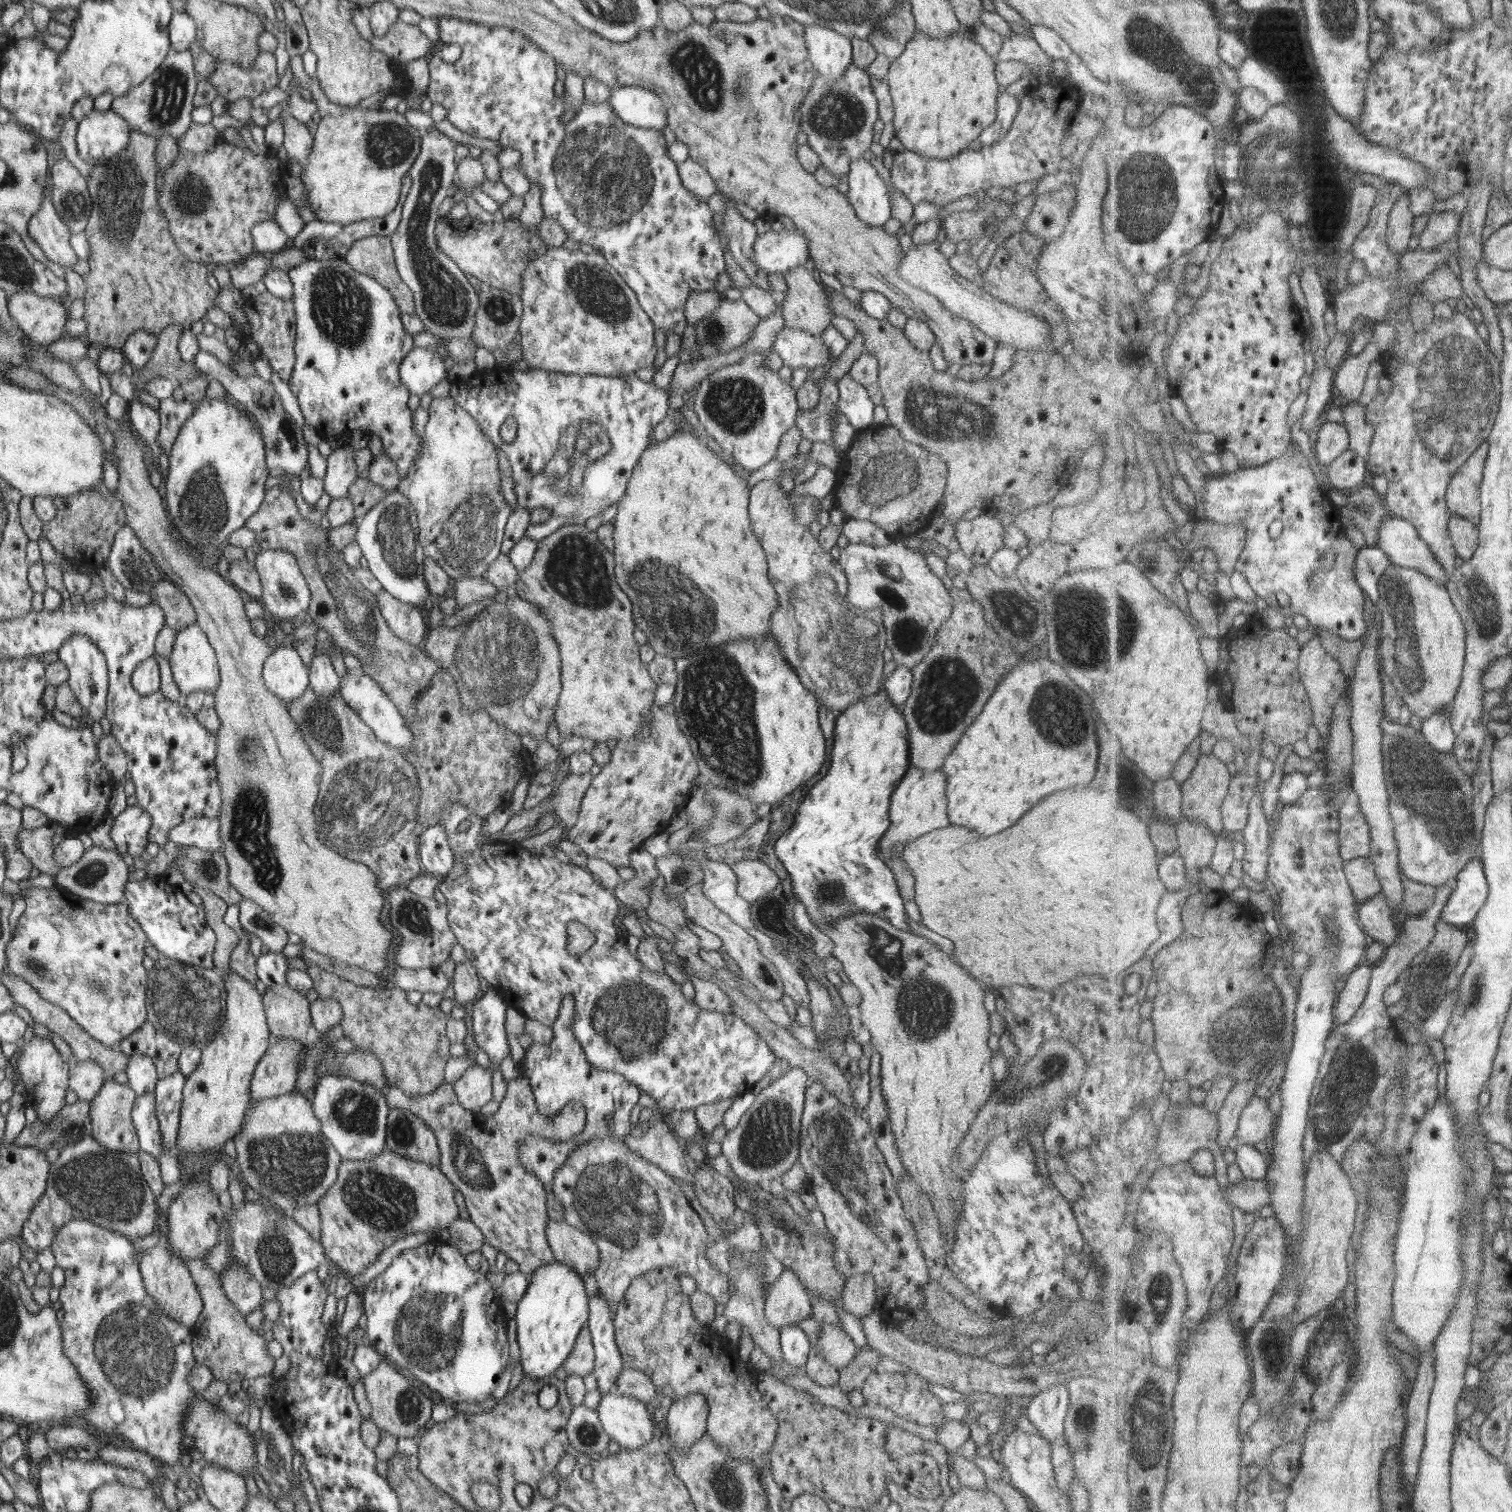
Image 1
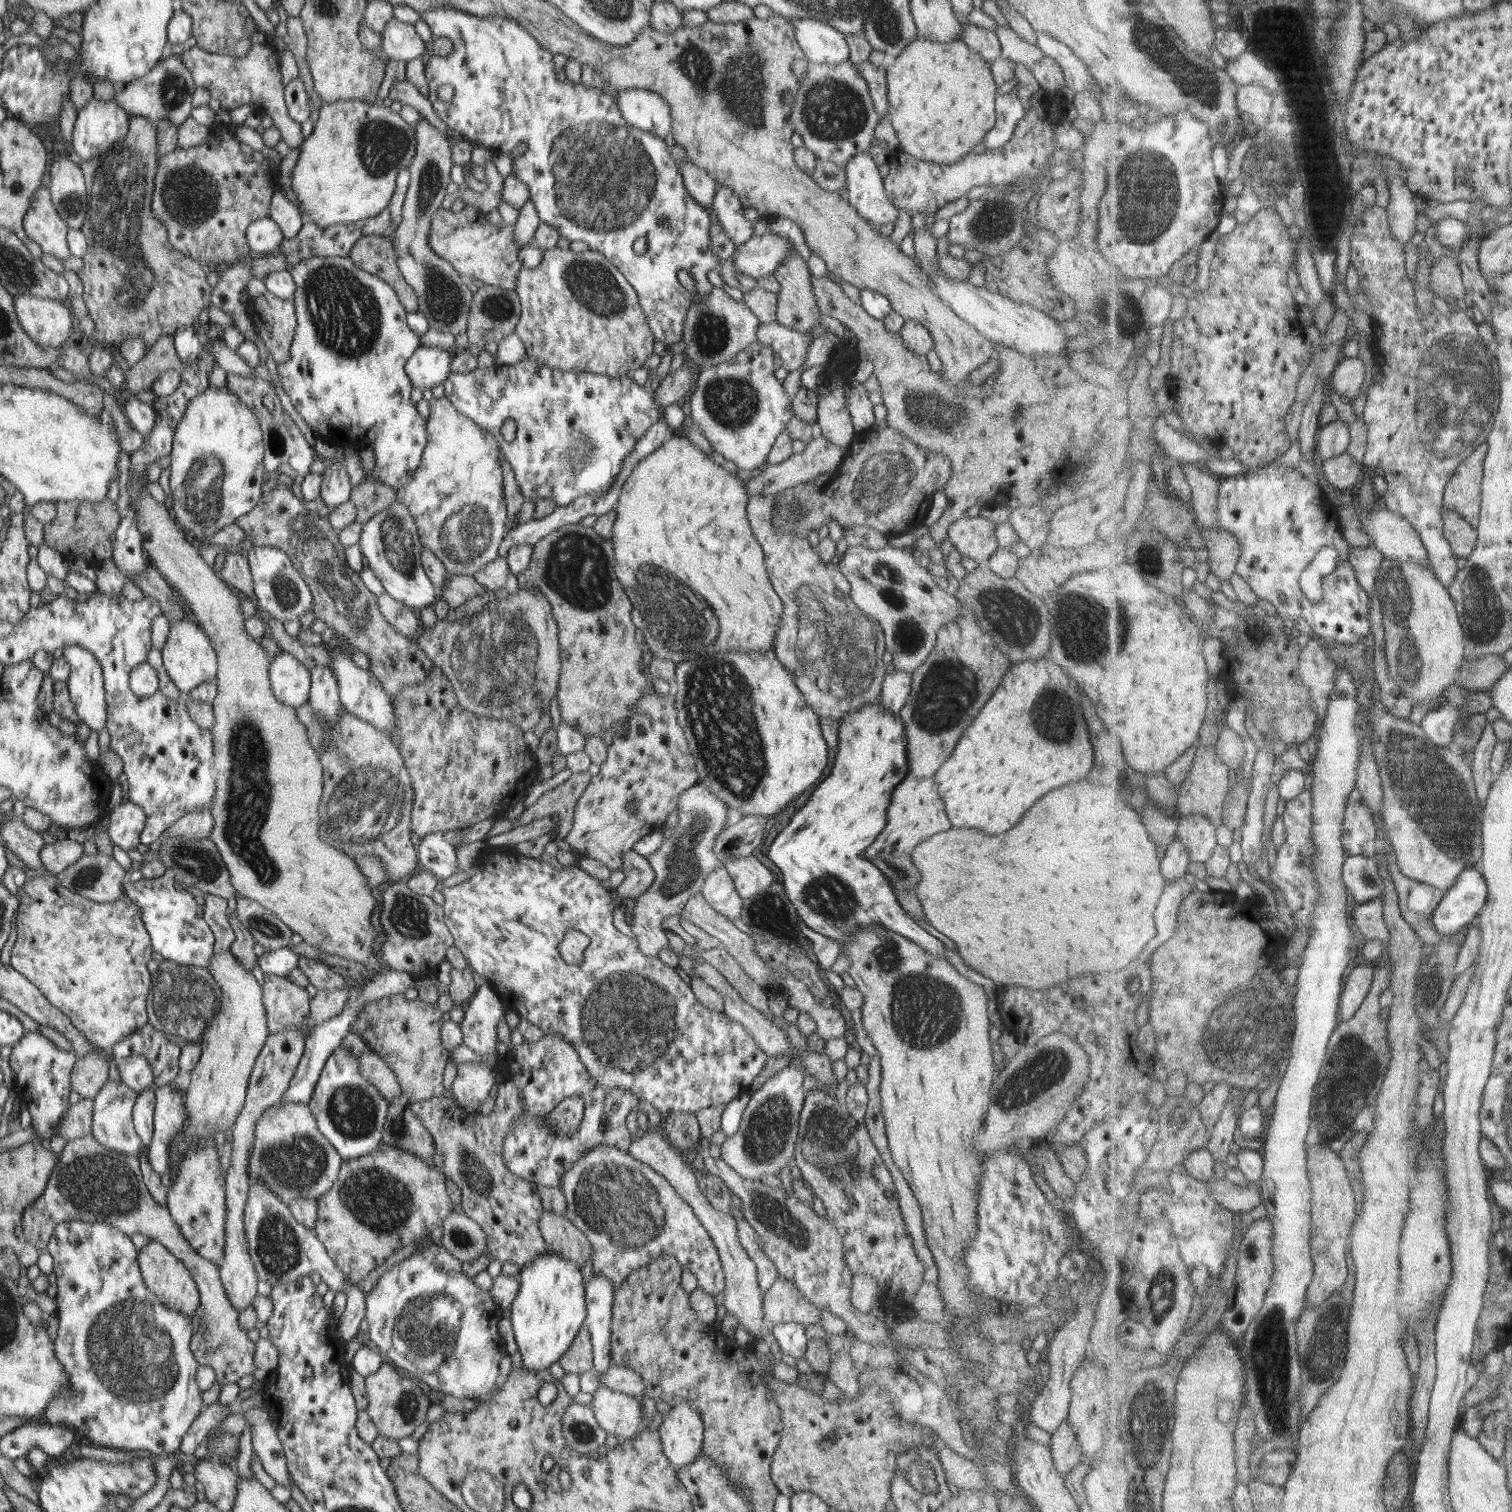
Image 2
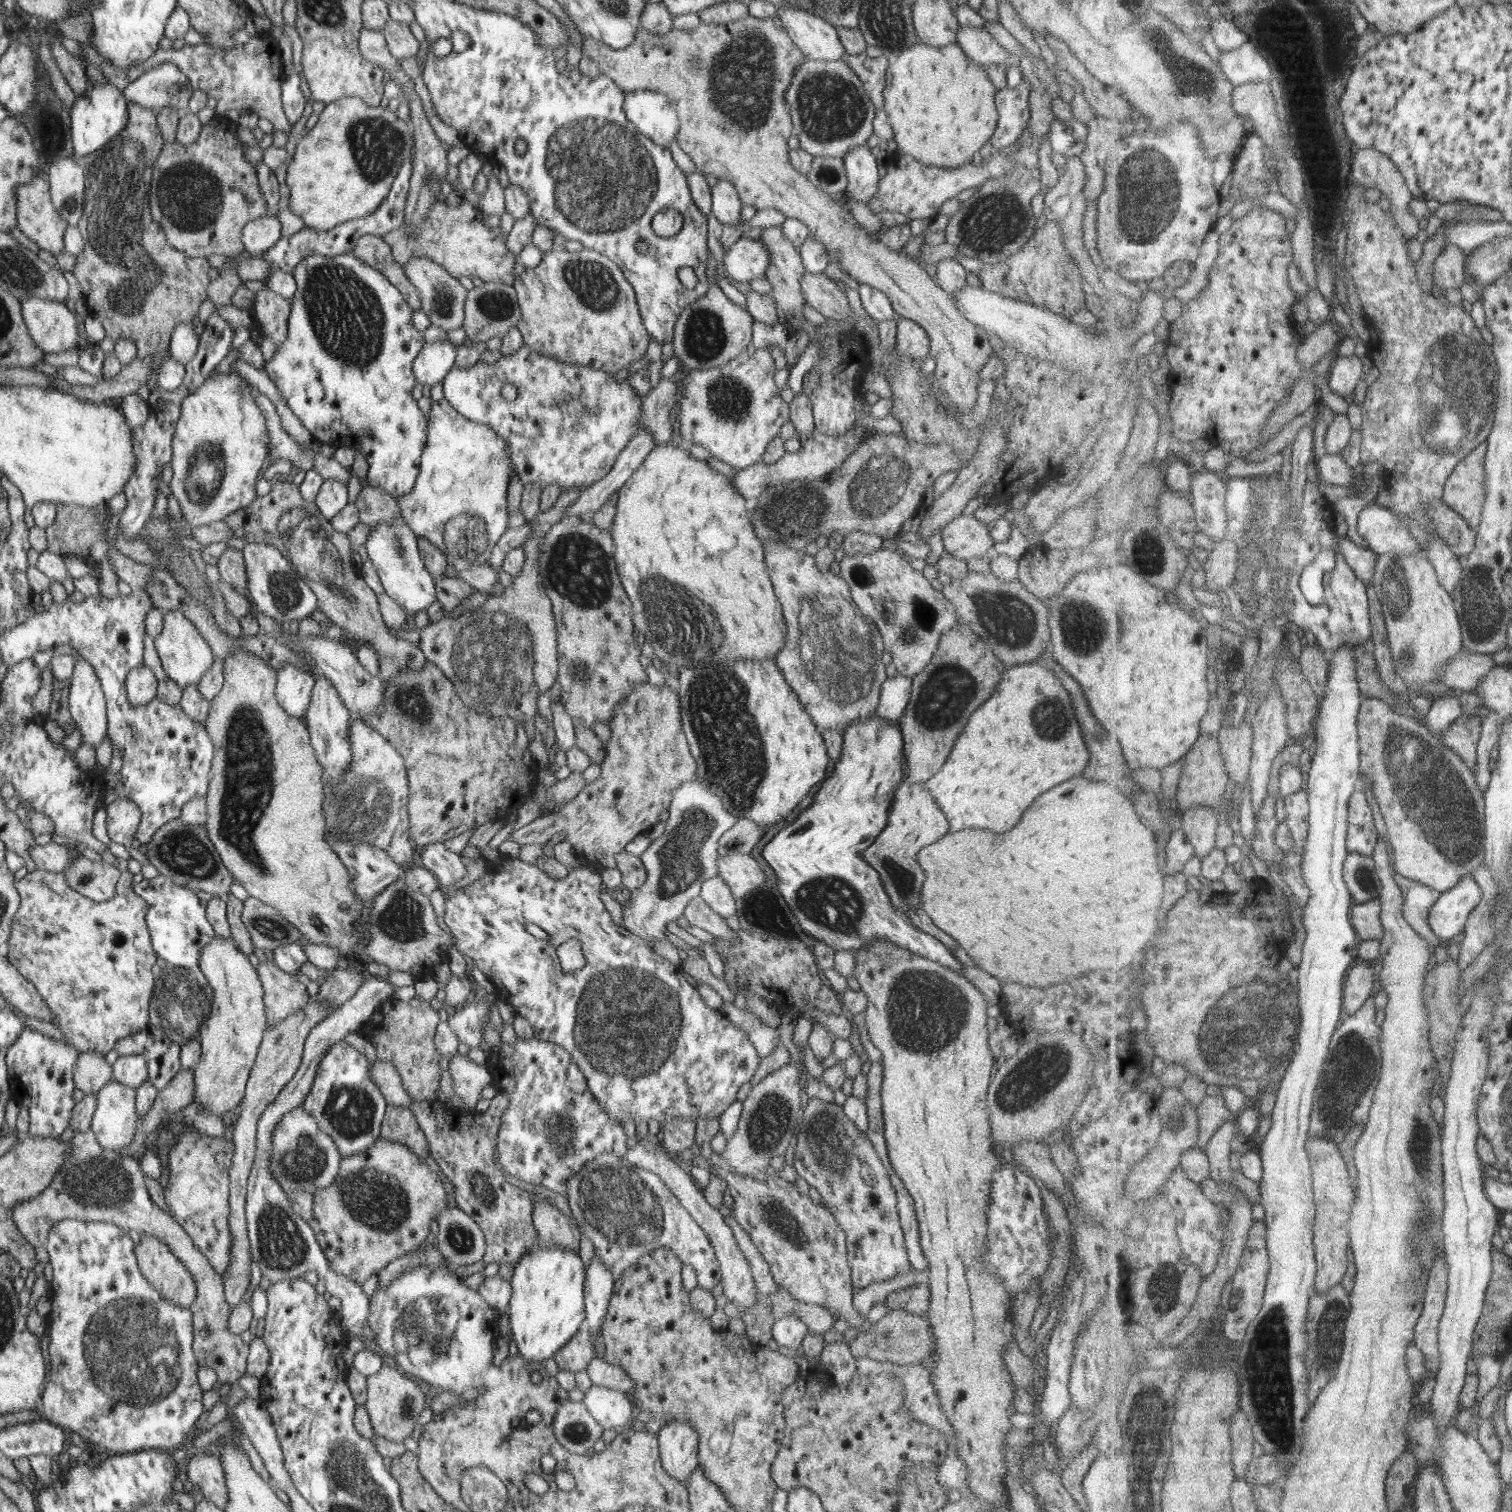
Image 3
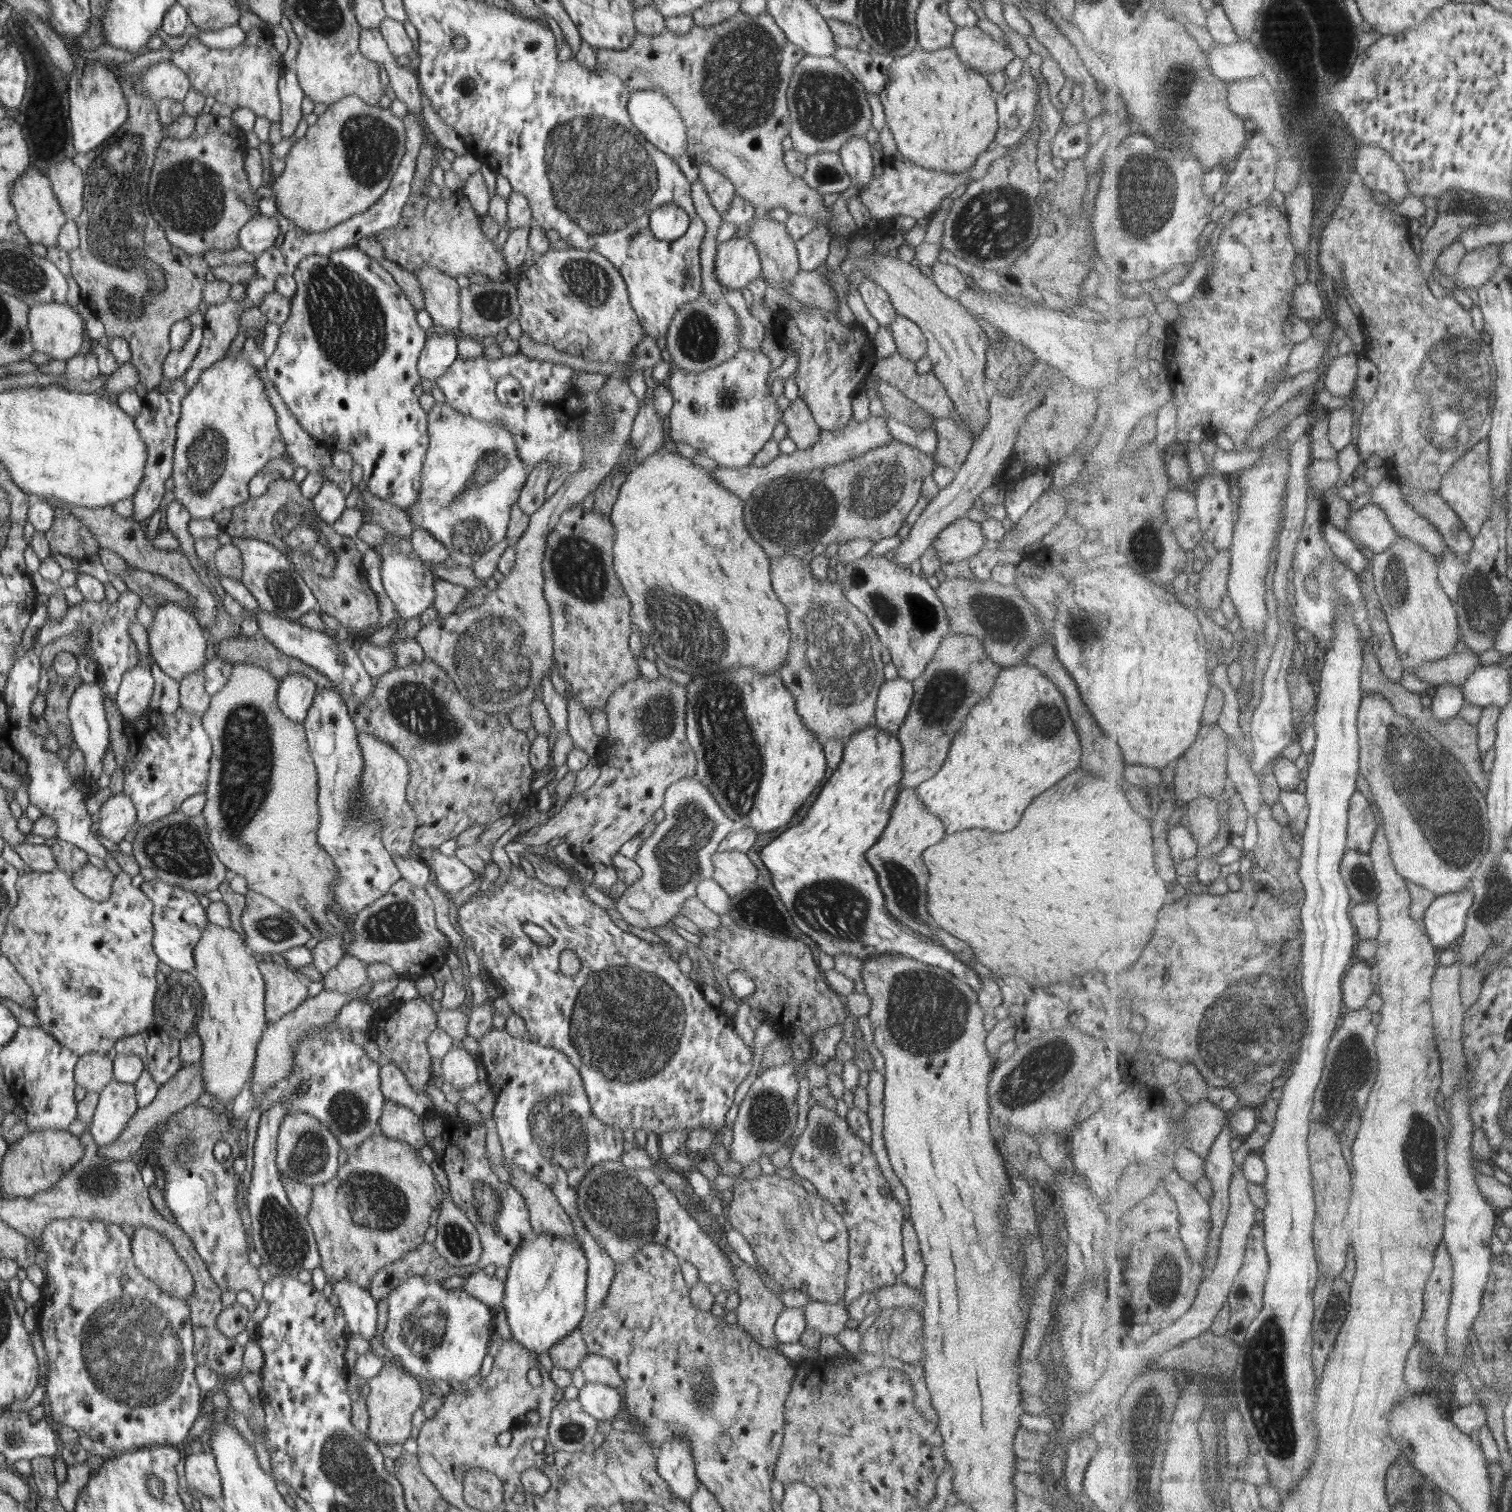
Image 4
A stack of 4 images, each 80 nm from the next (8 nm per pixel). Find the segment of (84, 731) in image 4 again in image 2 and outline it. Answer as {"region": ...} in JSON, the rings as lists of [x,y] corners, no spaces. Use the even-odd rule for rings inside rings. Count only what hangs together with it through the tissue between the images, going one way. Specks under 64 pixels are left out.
{"region":[[[79,644],[63,647],[63,658],[70,665],[67,683],[80,722],[97,732],[102,730],[107,726],[102,665],[94,653]]]}

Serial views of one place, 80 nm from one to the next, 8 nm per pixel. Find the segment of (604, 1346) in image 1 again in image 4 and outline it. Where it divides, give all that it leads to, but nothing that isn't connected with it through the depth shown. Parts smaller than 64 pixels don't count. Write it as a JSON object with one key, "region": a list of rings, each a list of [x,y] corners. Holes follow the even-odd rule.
{"region":[[[491,1028],[482,1039],[476,1040],[480,1045],[477,1052],[480,1055],[480,1064],[486,1069],[487,1082],[495,1095],[493,1119],[496,1122],[500,1144],[503,1146],[503,1158],[513,1162],[515,1166],[523,1168],[540,1182],[550,1187],[556,1195],[558,1202],[569,1214],[569,1218],[576,1231],[575,1240],[581,1246],[587,1258],[587,1285],[585,1290],[585,1309],[592,1314],[601,1307],[610,1285],[612,1284],[617,1267],[615,1262],[607,1255],[584,1226],[577,1209],[577,1196],[575,1188],[582,1177],[594,1165],[607,1160],[620,1161],[628,1145],[623,1140],[623,1131],[614,1130],[610,1125],[594,1117],[590,1102],[584,1089],[581,1074],[569,1061],[568,1056],[558,1049],[532,1042],[527,1037],[512,1037],[505,1031]]]}

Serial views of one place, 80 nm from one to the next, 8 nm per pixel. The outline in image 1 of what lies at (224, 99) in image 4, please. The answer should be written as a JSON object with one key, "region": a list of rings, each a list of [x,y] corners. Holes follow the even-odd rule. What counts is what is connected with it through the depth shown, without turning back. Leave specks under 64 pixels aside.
{"region":[[[261,51],[248,69],[234,65],[232,61],[214,58],[214,73],[206,79],[211,82],[218,95],[232,104],[239,98],[254,99],[278,85],[276,58],[268,51]],[[287,110],[280,114],[284,119],[284,148],[287,159],[295,160],[298,164],[307,163],[314,141],[312,131],[305,123],[296,120]]]}

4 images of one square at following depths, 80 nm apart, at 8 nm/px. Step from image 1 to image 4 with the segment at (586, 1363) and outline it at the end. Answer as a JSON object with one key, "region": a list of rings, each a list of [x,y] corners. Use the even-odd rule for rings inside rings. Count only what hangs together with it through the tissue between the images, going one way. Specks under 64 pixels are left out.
{"region":[[[580,1328],[573,1330],[566,1338],[549,1350],[553,1366],[573,1371],[580,1366],[581,1360],[589,1353]]]}

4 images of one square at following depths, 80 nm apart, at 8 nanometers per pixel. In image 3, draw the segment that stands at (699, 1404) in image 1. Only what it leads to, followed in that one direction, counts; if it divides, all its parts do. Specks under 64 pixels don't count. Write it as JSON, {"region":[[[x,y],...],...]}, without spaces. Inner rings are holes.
{"region":[[[676,1419],[665,1424],[657,1434],[660,1462],[664,1472],[686,1486],[692,1472],[698,1467],[698,1434],[692,1423]]]}

